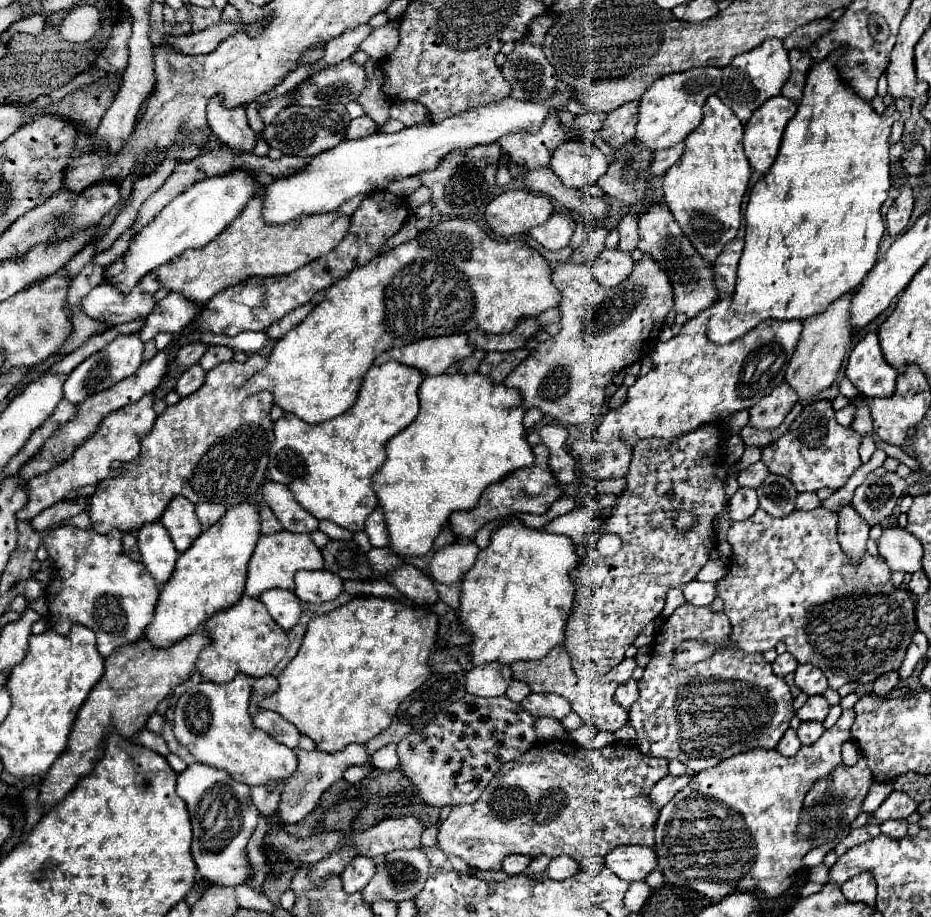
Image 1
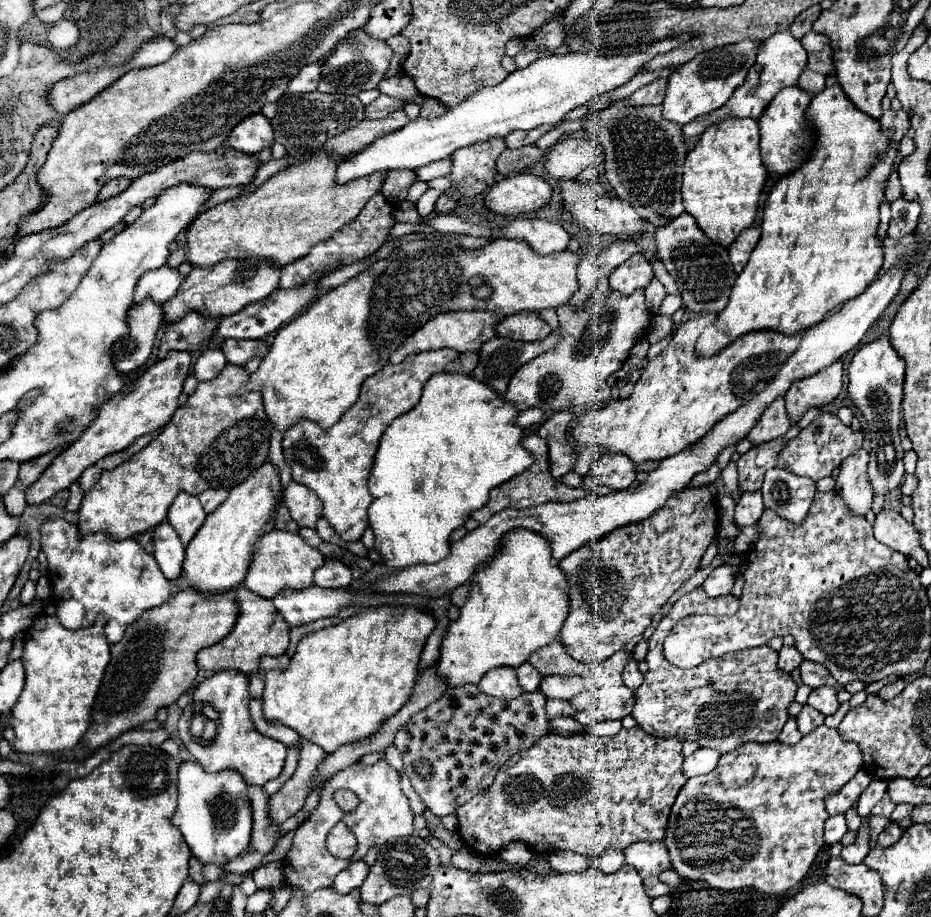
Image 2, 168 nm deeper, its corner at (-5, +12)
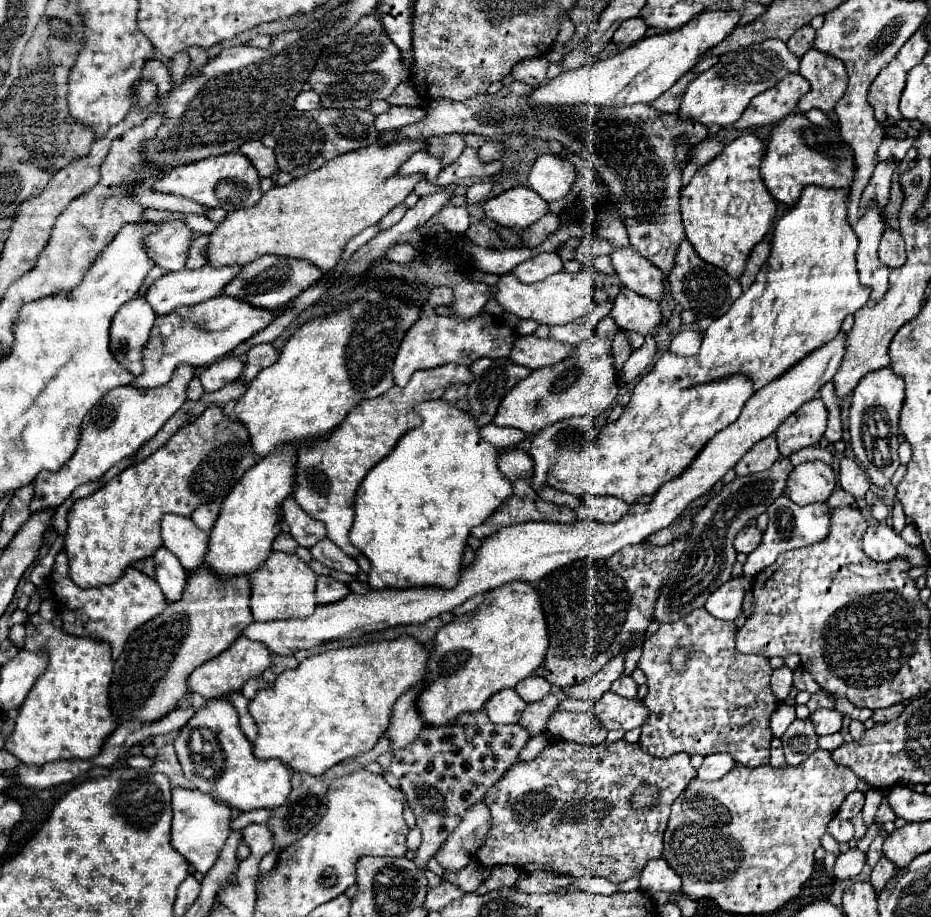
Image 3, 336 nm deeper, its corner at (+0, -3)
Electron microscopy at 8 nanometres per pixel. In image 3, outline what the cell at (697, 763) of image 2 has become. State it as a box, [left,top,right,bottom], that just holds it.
[697,753,735,781]

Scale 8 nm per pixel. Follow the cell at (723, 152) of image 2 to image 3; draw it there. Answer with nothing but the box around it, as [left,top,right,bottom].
[681,133,777,279]

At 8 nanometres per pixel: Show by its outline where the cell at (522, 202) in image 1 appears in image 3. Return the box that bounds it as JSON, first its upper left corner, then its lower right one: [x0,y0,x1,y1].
[483,187,549,229]

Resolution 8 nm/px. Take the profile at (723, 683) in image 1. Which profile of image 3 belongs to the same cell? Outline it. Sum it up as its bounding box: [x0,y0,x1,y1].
[637,607,781,767]

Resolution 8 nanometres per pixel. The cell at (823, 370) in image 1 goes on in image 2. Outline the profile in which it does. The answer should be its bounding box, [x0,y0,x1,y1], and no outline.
[784,360,842,424]

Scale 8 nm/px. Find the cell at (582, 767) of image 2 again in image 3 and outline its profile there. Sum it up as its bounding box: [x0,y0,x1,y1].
[475,741,695,883]

